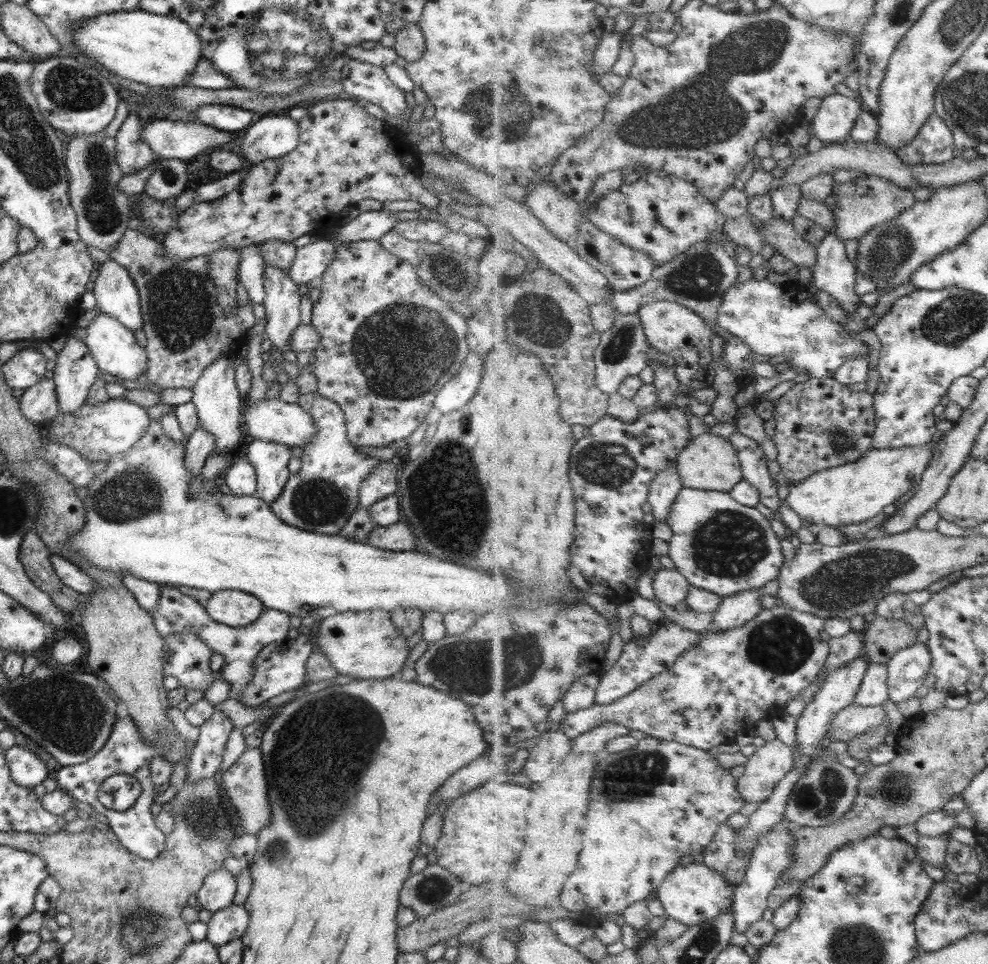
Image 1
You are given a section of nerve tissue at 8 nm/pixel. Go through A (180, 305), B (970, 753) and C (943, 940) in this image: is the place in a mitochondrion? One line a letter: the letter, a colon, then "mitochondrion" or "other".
A: mitochondrion
B: other
C: other

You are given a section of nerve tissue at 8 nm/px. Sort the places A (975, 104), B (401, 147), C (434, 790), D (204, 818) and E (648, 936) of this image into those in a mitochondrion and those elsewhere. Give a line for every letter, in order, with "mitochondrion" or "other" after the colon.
A: mitochondrion
B: other
C: other
D: mitochondrion
E: other

